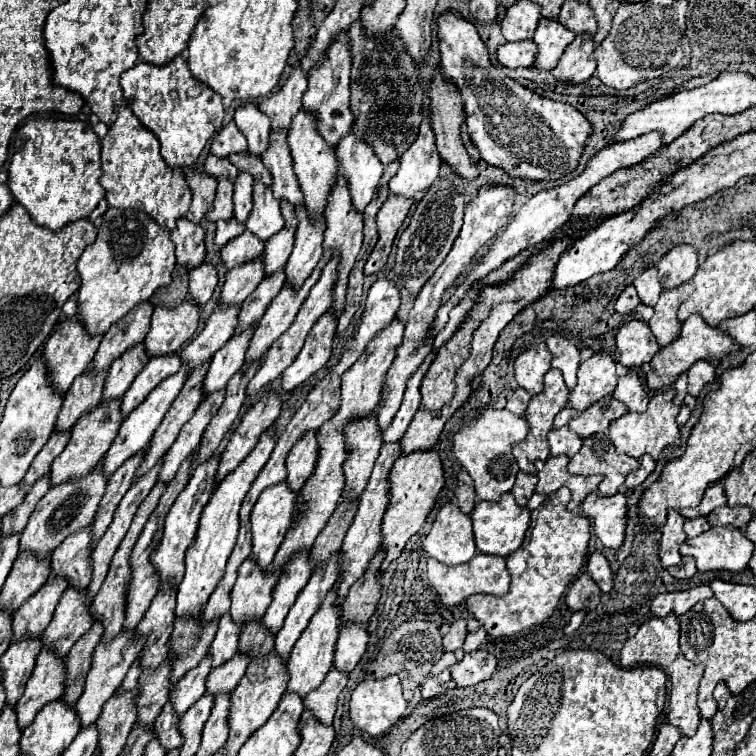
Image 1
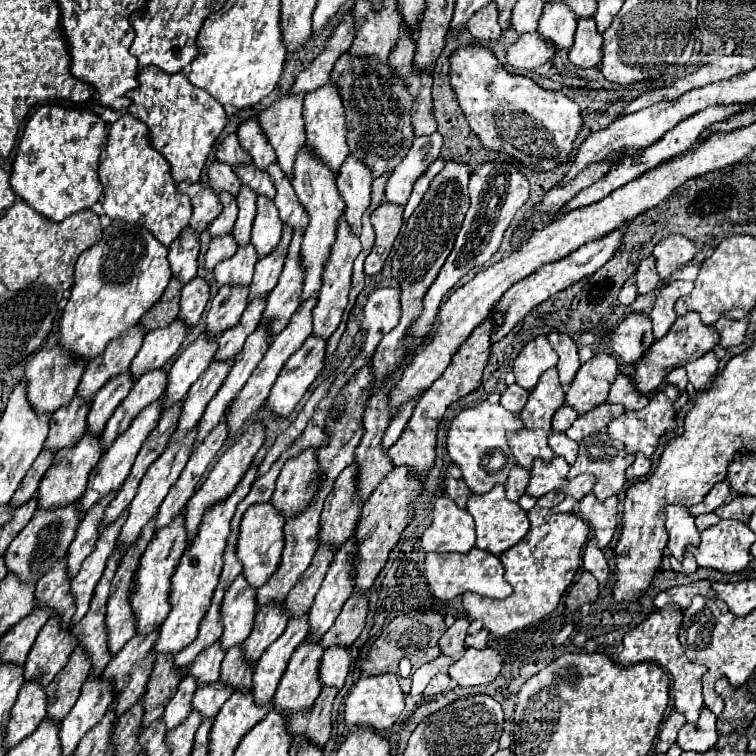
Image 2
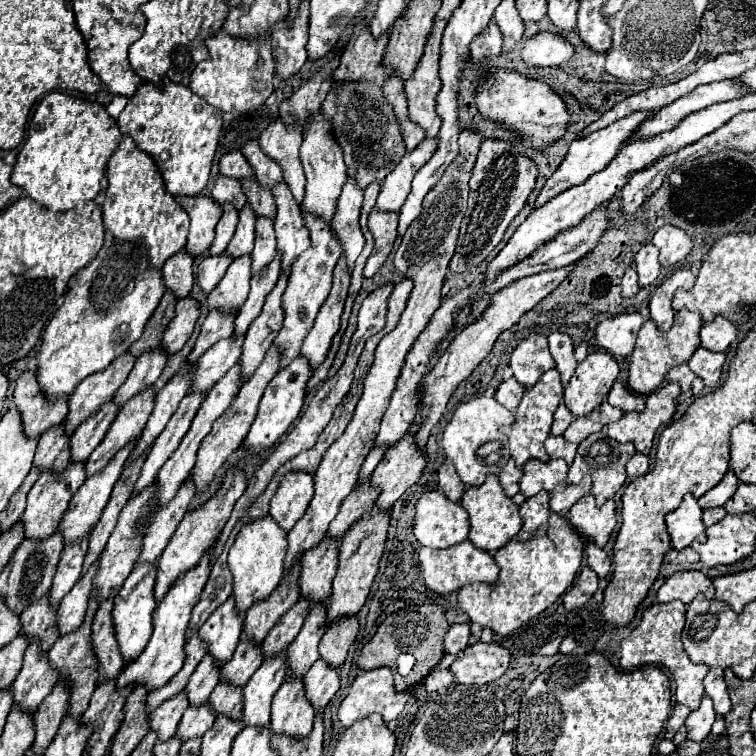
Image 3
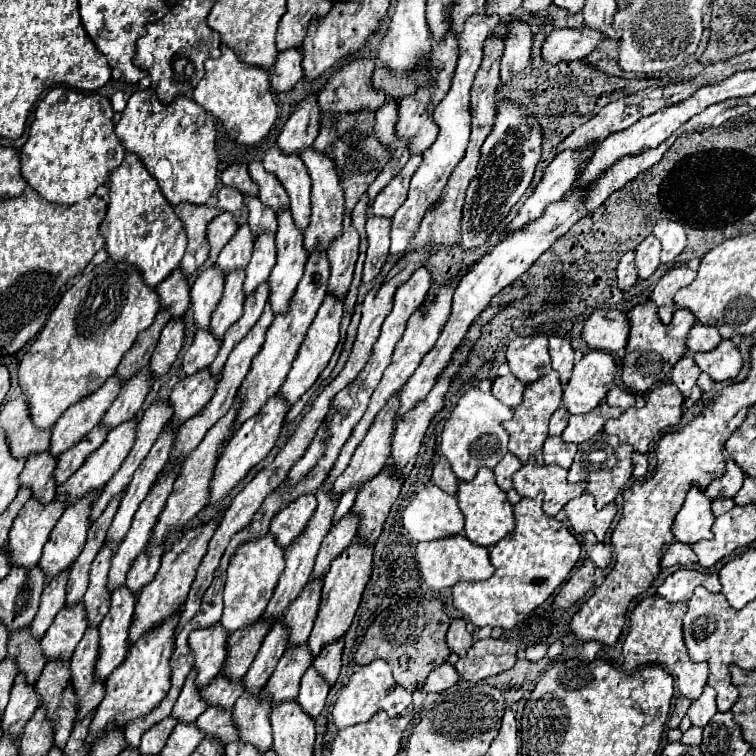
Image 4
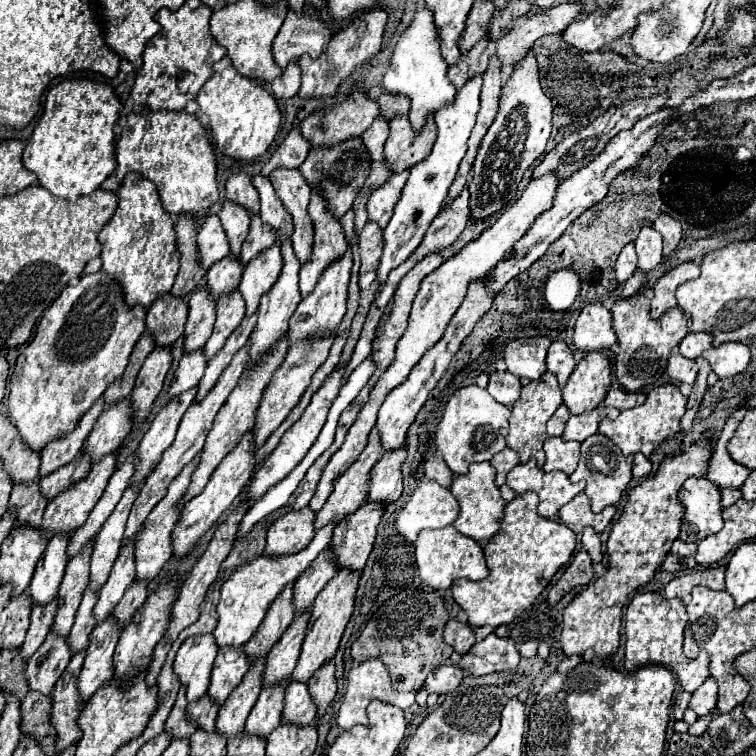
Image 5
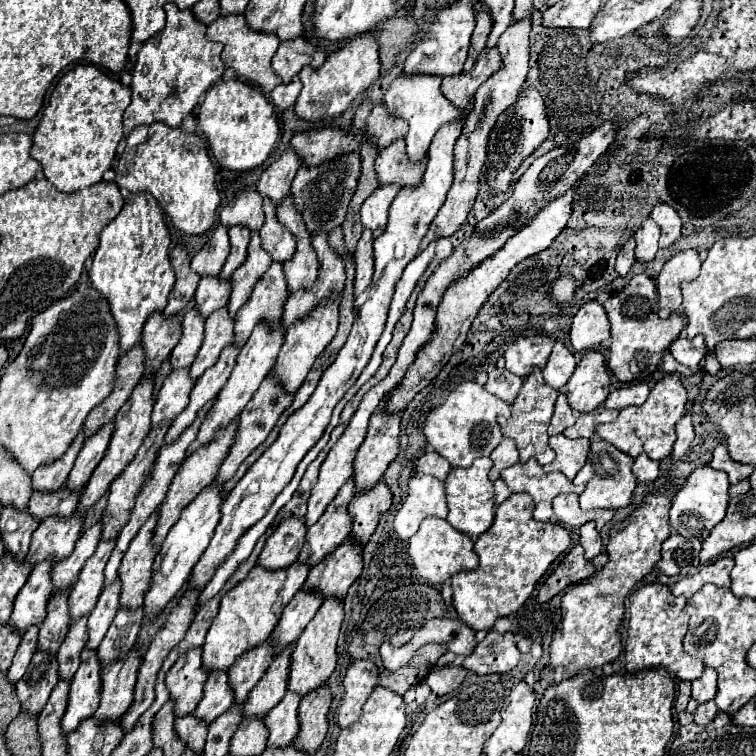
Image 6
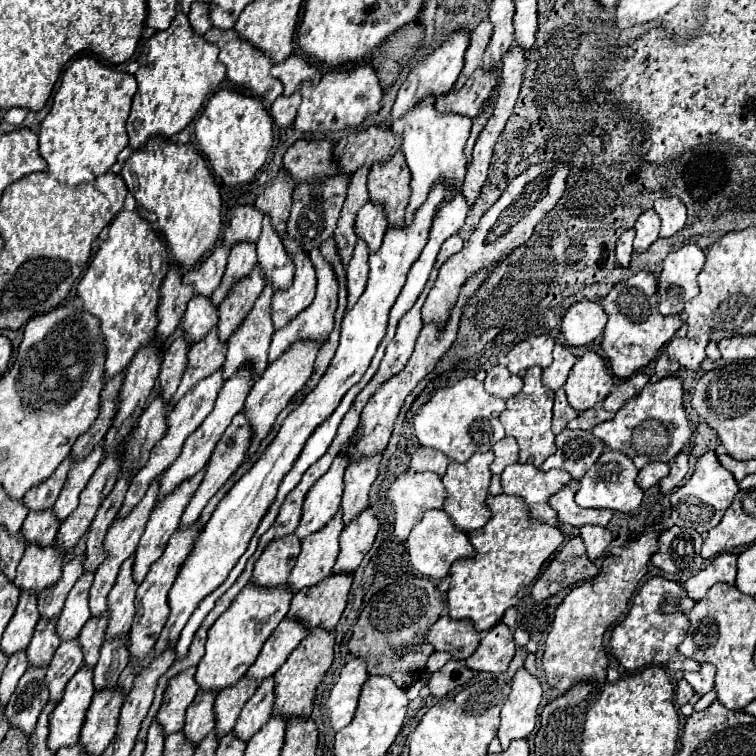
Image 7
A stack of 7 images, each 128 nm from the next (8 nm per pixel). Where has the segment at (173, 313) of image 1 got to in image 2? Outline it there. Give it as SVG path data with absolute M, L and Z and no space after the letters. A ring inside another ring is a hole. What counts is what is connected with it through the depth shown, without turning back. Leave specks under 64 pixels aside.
M178 318L172 320L172 324L162 330L158 328L158 330L148 332L144 336L144 344L142 344L140 352L134 356L134 360L130 364L130 372L134 374L134 378L142 376L148 370L162 368L170 358L174 358L174 354L182 346L186 334L188 334L188 326L186 326L186 322L180 322Z

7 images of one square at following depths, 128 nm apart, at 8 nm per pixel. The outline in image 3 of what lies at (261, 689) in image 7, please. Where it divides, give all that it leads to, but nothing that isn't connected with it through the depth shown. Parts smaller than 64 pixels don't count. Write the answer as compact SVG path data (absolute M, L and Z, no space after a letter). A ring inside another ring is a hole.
M328 532L324 540L304 554L302 576L300 576L300 594L308 596L312 604L324 602L330 594L332 580L338 568L338 540L332 540Z

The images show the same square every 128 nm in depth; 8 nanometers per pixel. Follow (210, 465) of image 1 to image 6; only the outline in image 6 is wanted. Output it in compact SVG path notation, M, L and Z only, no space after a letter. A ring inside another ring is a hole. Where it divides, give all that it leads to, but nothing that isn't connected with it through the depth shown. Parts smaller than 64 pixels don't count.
M84 648L80 668L72 678L68 710L62 718L64 734L76 730L84 718L96 712L96 704L100 704L100 670L102 664L96 650Z

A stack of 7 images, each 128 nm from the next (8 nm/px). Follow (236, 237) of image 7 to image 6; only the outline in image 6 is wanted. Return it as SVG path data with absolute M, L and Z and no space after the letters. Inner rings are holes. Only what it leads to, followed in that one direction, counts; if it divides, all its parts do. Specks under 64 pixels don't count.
M254 188L238 190L236 196L228 202L228 206L222 208L220 222L224 226L242 224L242 226L248 226L250 230L260 230L264 222L262 196Z

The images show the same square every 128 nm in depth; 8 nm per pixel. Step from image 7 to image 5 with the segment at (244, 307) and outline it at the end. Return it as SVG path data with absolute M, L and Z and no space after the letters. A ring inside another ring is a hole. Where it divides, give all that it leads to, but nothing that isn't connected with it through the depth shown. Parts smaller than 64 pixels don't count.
M250 212L250 230L248 230L248 236L242 244L242 252L240 252L240 262L246 266L258 252L262 252L264 248L270 248L274 242L276 242L276 236L272 232L272 228L268 228L258 214Z

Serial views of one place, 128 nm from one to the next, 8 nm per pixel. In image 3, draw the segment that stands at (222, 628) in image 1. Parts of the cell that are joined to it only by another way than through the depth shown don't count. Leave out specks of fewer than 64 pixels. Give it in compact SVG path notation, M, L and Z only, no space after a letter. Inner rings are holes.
M204 656L202 662L196 666L194 674L188 680L188 700L194 706L200 706L208 700L208 696L212 694L214 686L218 684L220 676L216 676L216 670L220 670L220 664L216 664L216 660L212 660L212 656Z

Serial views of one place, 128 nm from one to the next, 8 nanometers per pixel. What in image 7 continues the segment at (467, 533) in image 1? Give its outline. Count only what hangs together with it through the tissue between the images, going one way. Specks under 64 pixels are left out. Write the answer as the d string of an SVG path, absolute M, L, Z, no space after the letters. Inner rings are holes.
M404 472L388 490L388 504L394 506L396 530L412 530L426 510L443 509L446 490L434 472Z

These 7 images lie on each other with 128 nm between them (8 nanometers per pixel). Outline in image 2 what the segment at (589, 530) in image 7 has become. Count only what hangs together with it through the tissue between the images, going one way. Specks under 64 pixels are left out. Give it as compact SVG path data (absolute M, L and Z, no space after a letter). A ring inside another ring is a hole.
M594 538L586 544L586 550L584 550L584 568L598 580L600 586L606 584L610 568L608 568L608 562L606 562L602 550L596 546Z

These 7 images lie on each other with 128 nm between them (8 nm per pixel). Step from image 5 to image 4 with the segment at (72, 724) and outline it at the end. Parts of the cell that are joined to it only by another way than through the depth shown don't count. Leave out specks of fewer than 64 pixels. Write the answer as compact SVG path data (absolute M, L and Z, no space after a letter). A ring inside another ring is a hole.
M86 628L76 652L72 654L72 686L78 698L78 720L96 710L96 704L104 698L104 680L96 680L96 648L100 644L100 632Z

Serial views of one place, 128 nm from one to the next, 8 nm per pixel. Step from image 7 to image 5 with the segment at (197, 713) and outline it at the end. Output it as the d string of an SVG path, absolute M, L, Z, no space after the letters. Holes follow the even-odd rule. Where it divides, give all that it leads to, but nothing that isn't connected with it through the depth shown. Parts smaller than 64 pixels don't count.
M242 646L240 648L220 648L214 670L212 670L212 684L208 694L218 702L224 704L224 700L230 696L230 692L240 684L244 674L250 670L248 658L244 656Z

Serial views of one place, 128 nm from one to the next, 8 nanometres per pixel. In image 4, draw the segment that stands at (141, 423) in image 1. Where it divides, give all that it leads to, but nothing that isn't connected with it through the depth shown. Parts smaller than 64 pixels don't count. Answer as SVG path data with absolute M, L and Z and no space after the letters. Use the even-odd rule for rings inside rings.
M92 492L92 496L84 496L84 500L68 504L62 518L56 522L40 558L40 566L48 576L46 580L52 580L54 574L66 570L82 552L88 528L92 526L90 508L96 496L100 496L100 492Z

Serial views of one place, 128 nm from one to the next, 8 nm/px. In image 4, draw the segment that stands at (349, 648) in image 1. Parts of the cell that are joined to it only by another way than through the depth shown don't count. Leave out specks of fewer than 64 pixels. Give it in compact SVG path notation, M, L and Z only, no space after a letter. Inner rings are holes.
M310 668L304 676L302 676L302 684L300 684L300 694L296 698L296 702L304 708L304 712L308 712L312 718L316 718L326 702L328 696L328 682L314 670Z

